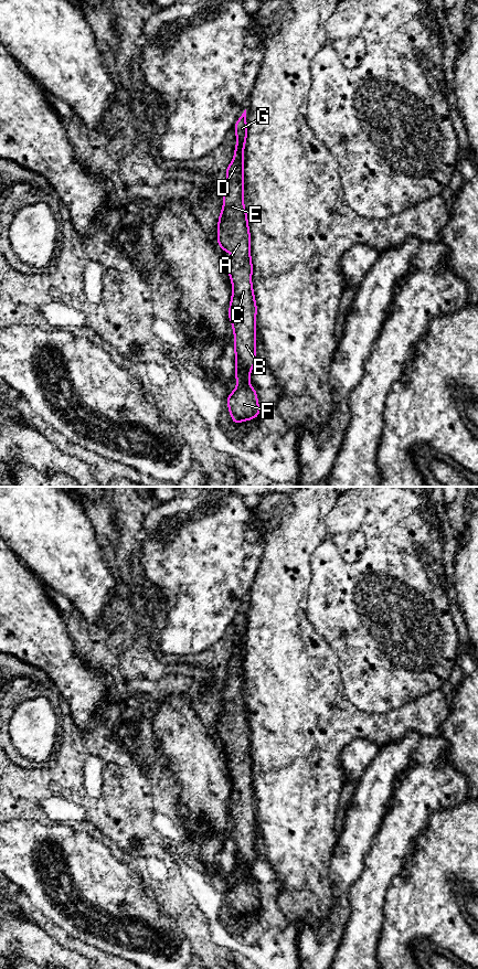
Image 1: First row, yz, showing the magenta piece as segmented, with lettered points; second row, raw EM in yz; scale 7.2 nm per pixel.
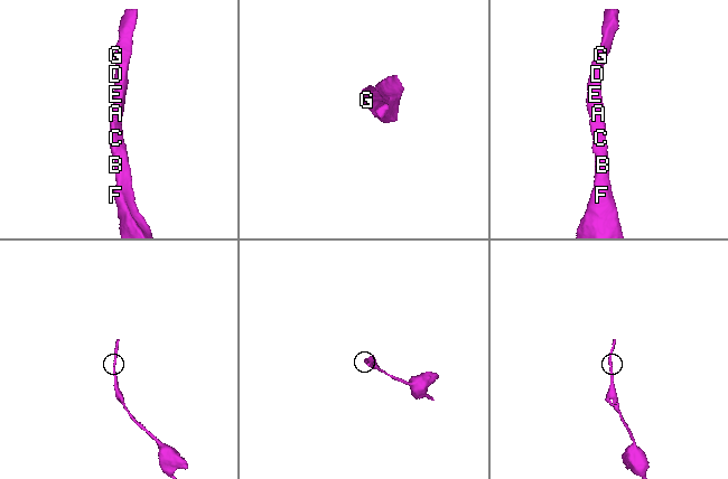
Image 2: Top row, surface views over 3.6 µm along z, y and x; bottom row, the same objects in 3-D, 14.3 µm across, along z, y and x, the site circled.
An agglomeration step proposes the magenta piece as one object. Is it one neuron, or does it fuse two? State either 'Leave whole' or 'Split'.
Leave whole

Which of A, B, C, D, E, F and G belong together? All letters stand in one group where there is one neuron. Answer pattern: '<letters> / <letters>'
A B C D E F G

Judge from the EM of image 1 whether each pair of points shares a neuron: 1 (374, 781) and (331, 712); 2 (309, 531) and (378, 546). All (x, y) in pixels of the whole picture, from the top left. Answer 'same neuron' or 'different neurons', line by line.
1: different neurons
2: different neurons

